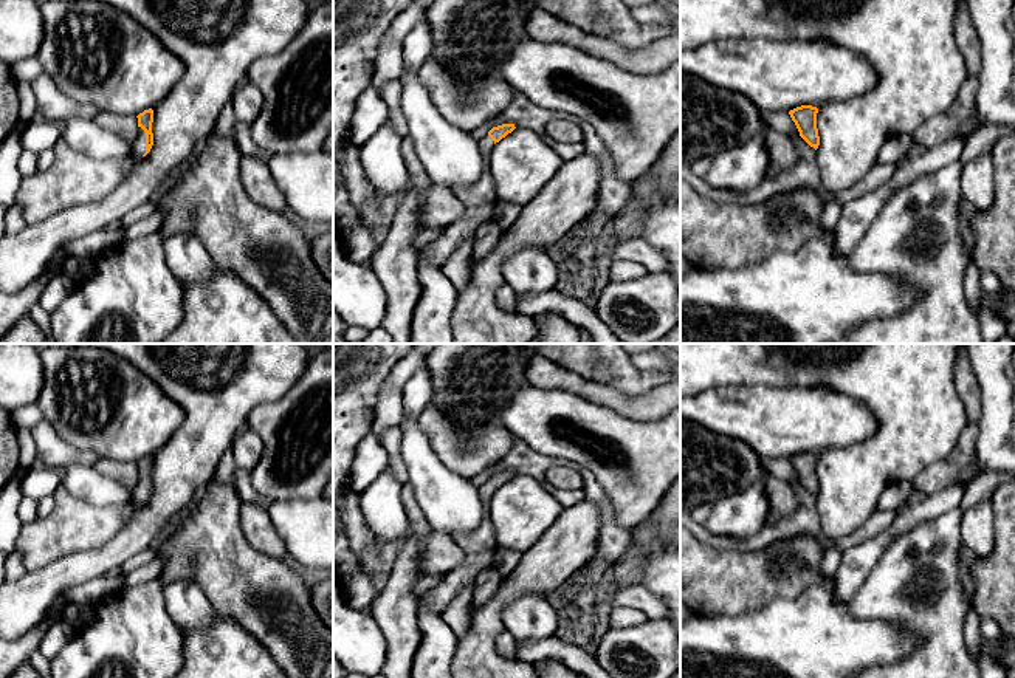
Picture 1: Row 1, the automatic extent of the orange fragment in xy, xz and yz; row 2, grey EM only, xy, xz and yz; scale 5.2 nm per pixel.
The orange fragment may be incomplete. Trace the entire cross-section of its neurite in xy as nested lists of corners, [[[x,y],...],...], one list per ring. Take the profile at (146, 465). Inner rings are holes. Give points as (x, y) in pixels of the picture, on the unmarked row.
[[[144,457],[138,463],[138,483],[132,491],[130,502],[138,506],[139,503],[146,503],[152,492],[153,492],[153,480],[152,480],[152,469],[153,469],[153,457]]]

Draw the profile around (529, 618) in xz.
[[[519,596],[502,610],[502,622],[516,642],[532,642],[556,635],[559,615],[555,607],[538,596]]]

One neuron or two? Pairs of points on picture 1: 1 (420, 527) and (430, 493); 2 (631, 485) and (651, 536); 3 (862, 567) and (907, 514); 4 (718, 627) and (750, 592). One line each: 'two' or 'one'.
1: two
2: two
3: one
4: two

